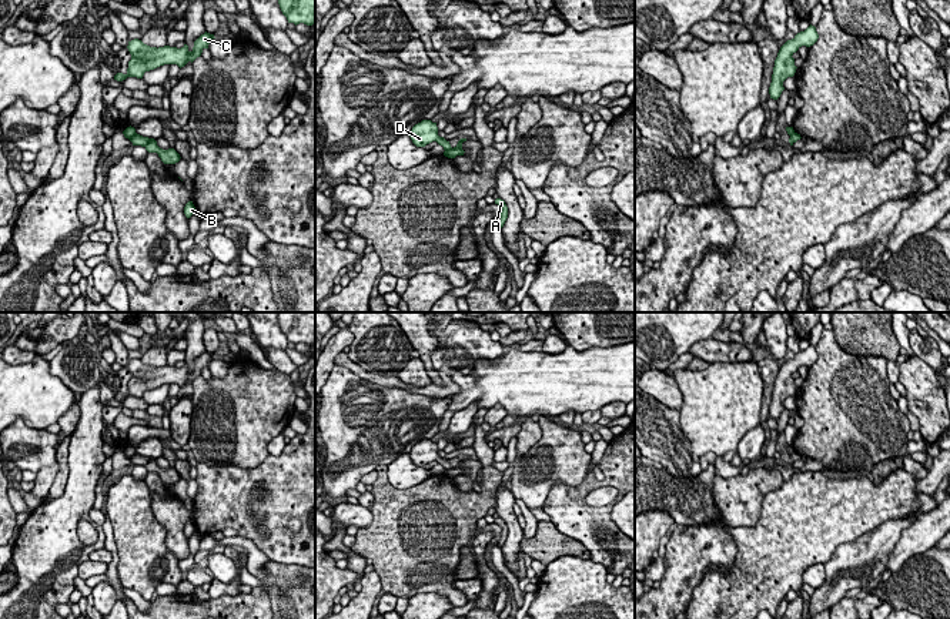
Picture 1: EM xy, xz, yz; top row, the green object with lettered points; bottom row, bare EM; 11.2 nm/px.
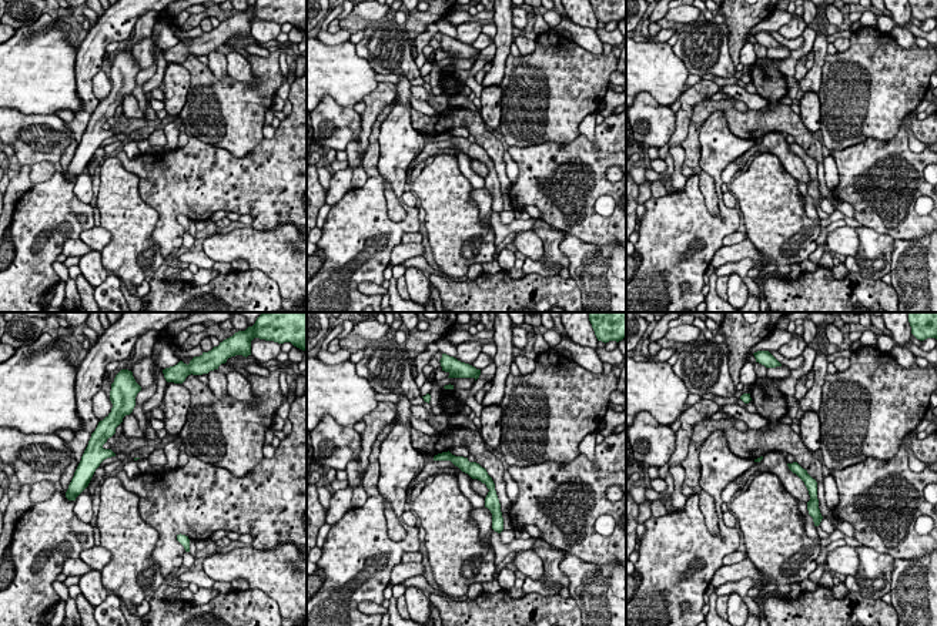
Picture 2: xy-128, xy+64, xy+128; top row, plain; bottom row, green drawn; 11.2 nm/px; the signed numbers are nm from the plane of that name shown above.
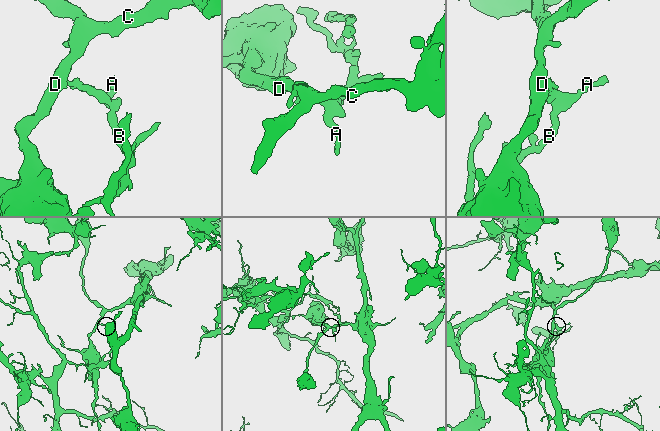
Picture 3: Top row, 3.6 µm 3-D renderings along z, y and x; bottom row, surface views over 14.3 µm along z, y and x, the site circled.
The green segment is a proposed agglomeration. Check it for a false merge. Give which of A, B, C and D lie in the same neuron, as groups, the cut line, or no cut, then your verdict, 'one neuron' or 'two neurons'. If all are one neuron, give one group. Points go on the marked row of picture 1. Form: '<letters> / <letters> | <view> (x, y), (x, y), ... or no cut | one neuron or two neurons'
A B / C D | xz (452, 149), (445, 150) | two neurons

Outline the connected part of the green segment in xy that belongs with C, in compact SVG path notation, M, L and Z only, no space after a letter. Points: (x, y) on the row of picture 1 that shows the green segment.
M204 33L195 41L194 47L190 51L188 46L184 44L181 48L177 47L150 47L144 44L141 40L134 39L128 41L128 51L131 54L131 60L128 61L127 73L117 73L114 80L123 81L127 77L143 78L145 71L154 70L164 64L177 64L180 68L184 67L188 61L194 61L201 56L204 48L208 48L210 41L215 39L214 34Z

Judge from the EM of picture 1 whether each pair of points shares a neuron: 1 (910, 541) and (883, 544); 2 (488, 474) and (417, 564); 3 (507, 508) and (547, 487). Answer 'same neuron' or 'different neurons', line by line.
1: different neurons
2: same neuron
3: different neurons

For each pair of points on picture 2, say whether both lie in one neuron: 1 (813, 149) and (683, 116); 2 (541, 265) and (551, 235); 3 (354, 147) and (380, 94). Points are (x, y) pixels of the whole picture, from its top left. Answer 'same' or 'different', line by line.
1: different
2: same
3: same

